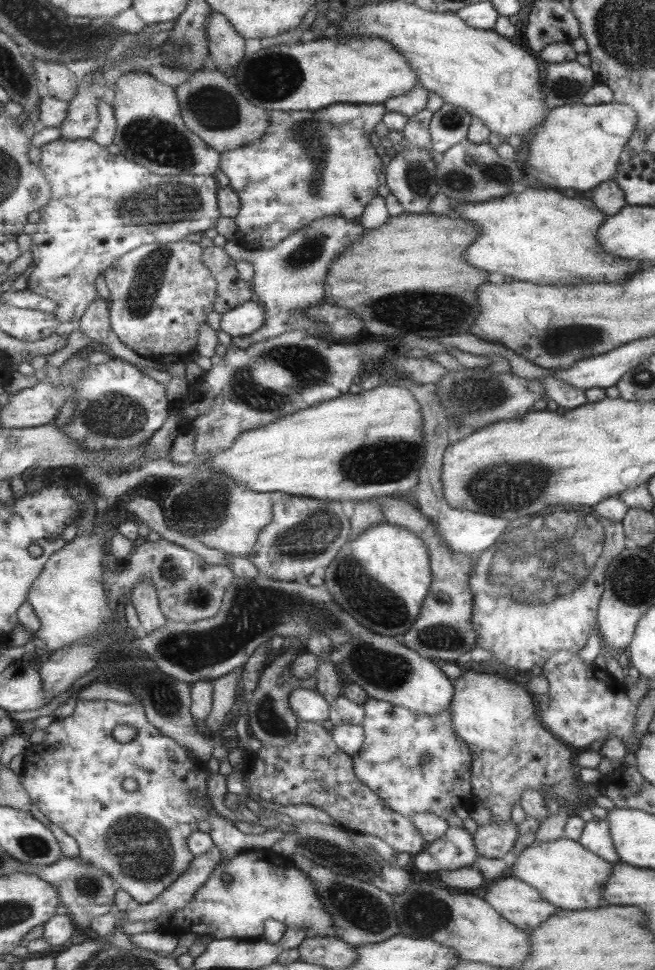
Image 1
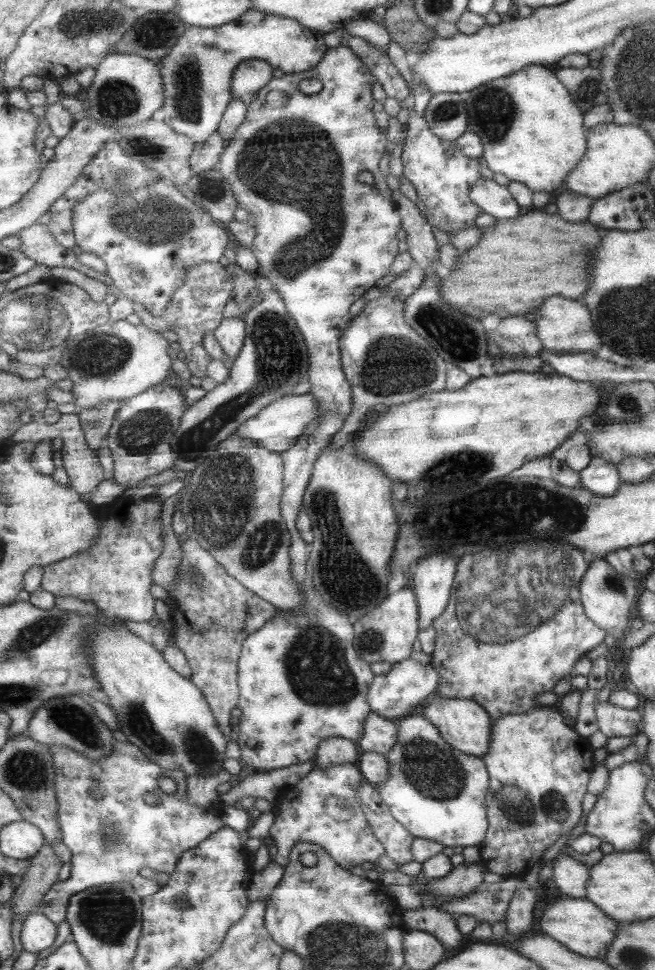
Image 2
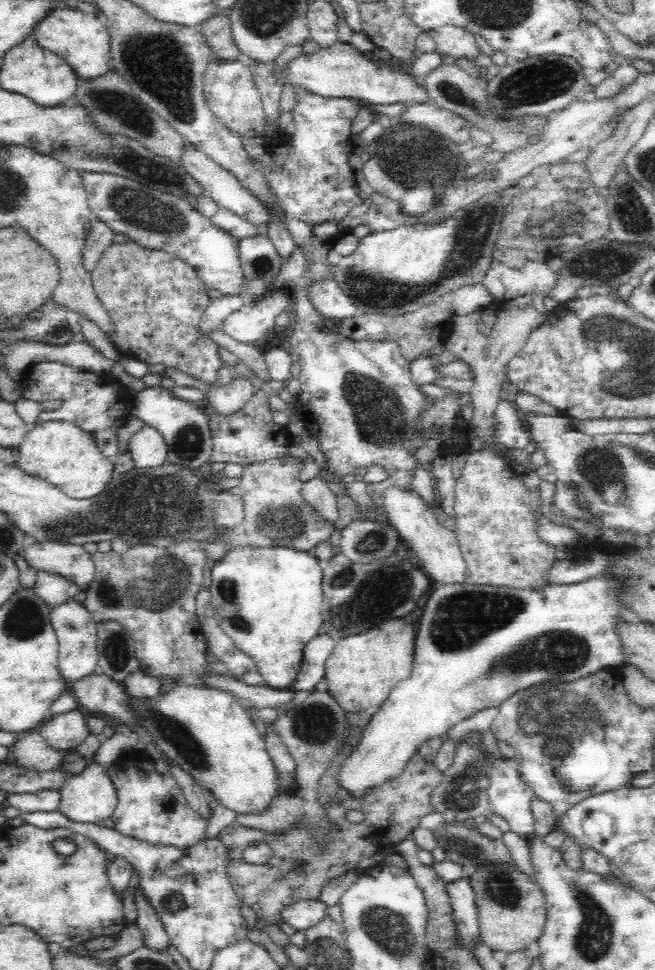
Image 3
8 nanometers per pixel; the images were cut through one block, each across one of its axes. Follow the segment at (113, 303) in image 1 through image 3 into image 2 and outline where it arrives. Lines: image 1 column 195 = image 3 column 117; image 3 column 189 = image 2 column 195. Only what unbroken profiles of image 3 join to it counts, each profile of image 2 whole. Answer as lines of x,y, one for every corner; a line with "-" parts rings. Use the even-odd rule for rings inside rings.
208,262
189,267
189,274
185,277
183,286
173,294
172,303
169,303
163,318
168,324
168,329
178,335
179,347
185,352
185,362
191,374
201,380
208,377
209,363
212,356
204,345
205,334
214,334
226,319
225,308
232,300
234,282
232,274
226,268
226,263

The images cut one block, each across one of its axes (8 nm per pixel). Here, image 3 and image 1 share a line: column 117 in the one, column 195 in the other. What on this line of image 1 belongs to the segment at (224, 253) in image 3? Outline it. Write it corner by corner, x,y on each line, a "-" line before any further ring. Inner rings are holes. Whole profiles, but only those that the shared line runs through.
65,137
45,144
41,149
41,161
39,166
44,169
45,176
48,177
52,185
52,199
40,211
42,212
41,221
36,224
36,232
31,235
32,244
30,252
32,253
32,262
35,264
30,275
29,289
36,294
45,296
59,304
59,309
55,312
63,323
69,320
81,321
82,316
93,306
93,302
98,298
97,295
97,276
106,276
109,266
114,264
117,259
121,259
123,255
139,248
144,244
151,243
176,243
183,240
187,234
194,232
204,232
209,228
217,226
217,218
221,216
218,200
219,186
215,176
207,175
167,175
161,176
155,172
151,172
144,165
139,165
136,161
128,160
122,153
111,154
103,145
97,144
97,141
91,139
71,140

